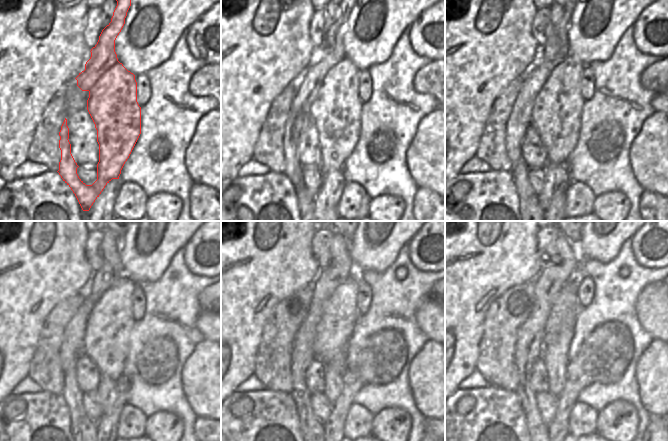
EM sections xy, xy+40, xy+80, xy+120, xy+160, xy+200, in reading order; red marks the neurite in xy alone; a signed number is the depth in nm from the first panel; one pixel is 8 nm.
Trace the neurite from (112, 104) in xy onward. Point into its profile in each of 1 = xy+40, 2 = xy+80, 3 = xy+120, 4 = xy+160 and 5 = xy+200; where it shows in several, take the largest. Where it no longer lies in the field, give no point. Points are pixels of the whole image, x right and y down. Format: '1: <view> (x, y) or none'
1: xy+40 (328, 92)
2: xy+80 (550, 99)
3: xy+120 (101, 330)
4: xy+160 (340, 314)
5: xy+200 (567, 296)

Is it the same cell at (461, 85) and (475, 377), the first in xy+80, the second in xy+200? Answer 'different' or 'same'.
different

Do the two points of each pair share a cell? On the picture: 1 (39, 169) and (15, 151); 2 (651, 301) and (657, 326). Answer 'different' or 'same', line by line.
1: different
2: same

